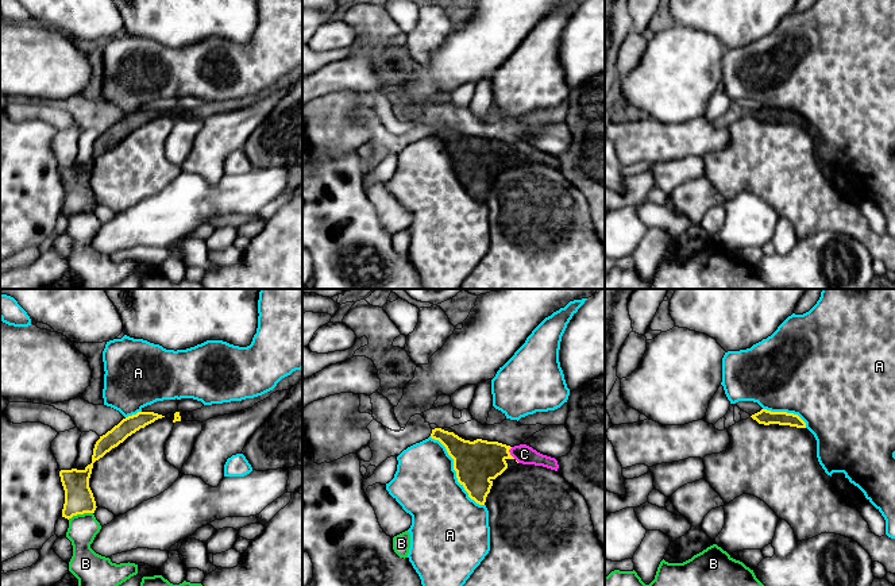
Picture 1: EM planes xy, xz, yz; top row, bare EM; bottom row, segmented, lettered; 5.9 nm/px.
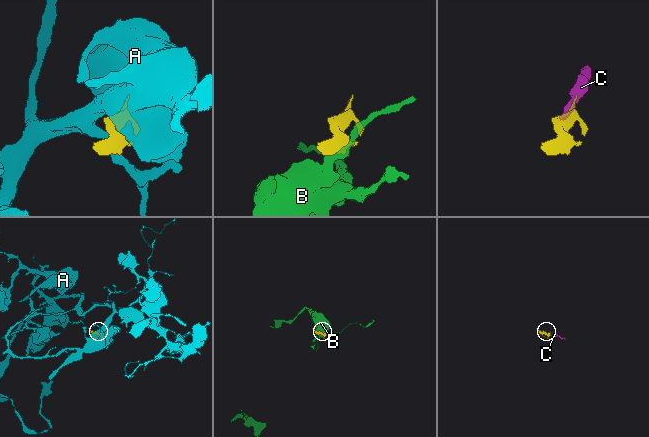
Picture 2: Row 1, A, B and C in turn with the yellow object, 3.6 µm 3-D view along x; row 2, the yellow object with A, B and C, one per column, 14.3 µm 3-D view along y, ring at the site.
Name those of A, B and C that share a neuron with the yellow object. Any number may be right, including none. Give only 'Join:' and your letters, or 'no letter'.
Join: C

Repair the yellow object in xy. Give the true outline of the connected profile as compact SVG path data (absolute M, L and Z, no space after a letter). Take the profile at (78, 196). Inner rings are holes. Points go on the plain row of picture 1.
M138 109L136 112L123 116L96 139L90 162L88 162L84 167L61 167L59 174L65 188L62 215L69 217L77 212L94 211L97 204L89 185L93 161L136 128L162 115L165 113L154 109Z

